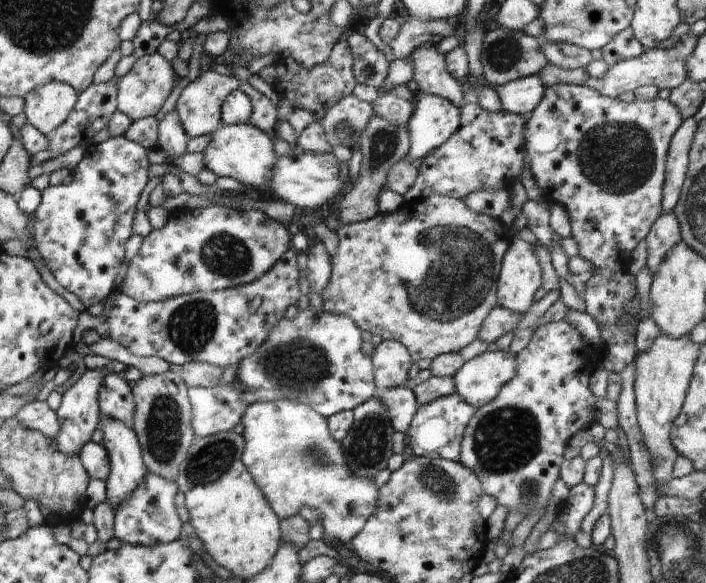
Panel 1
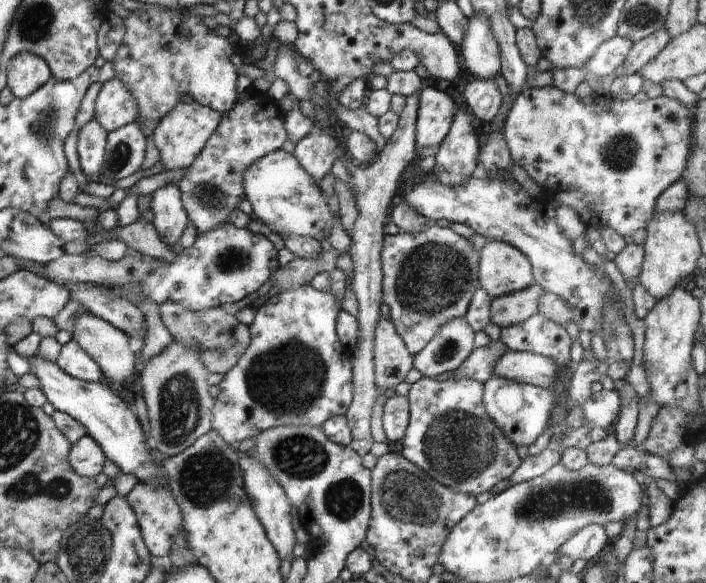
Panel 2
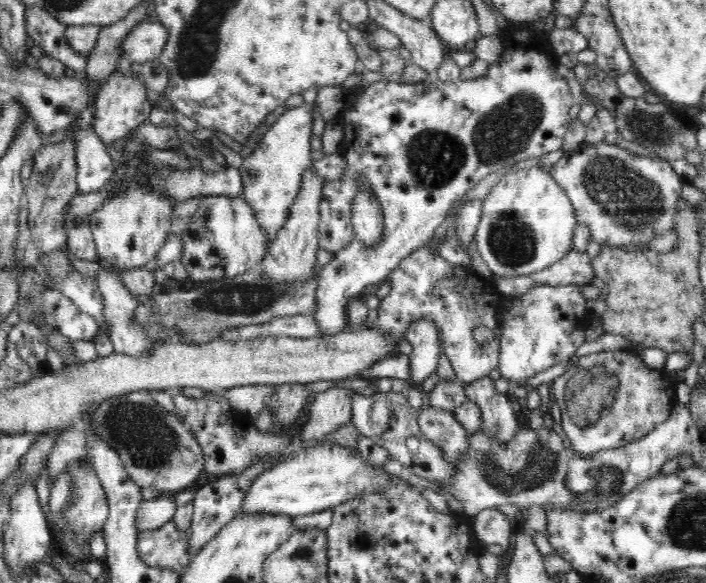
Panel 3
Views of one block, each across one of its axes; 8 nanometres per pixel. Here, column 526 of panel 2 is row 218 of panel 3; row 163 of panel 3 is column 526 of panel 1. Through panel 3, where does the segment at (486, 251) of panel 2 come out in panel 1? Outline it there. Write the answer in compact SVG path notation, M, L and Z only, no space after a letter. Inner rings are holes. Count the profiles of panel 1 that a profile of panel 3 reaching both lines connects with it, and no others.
M518 235L510 239L503 255L497 286L497 306L510 312L525 313L541 287L542 270L534 246Z

